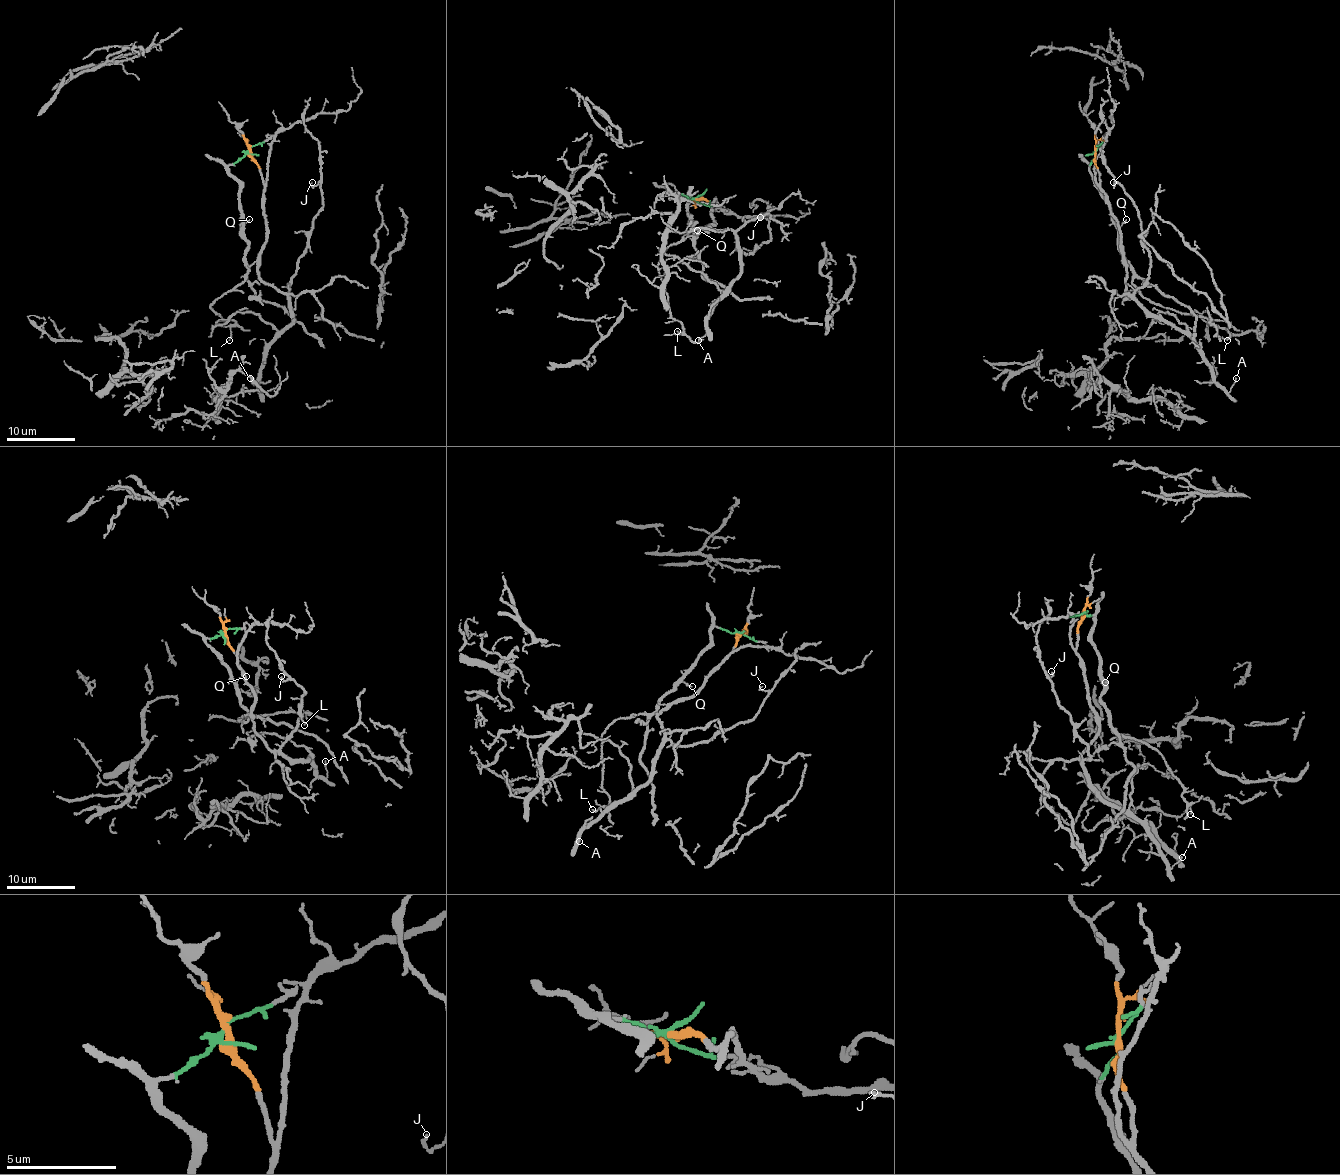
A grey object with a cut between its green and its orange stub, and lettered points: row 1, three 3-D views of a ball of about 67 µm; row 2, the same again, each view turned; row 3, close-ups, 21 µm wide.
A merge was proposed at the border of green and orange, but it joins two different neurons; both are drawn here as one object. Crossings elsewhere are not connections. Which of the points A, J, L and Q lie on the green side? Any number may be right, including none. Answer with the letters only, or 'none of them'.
L, Q

